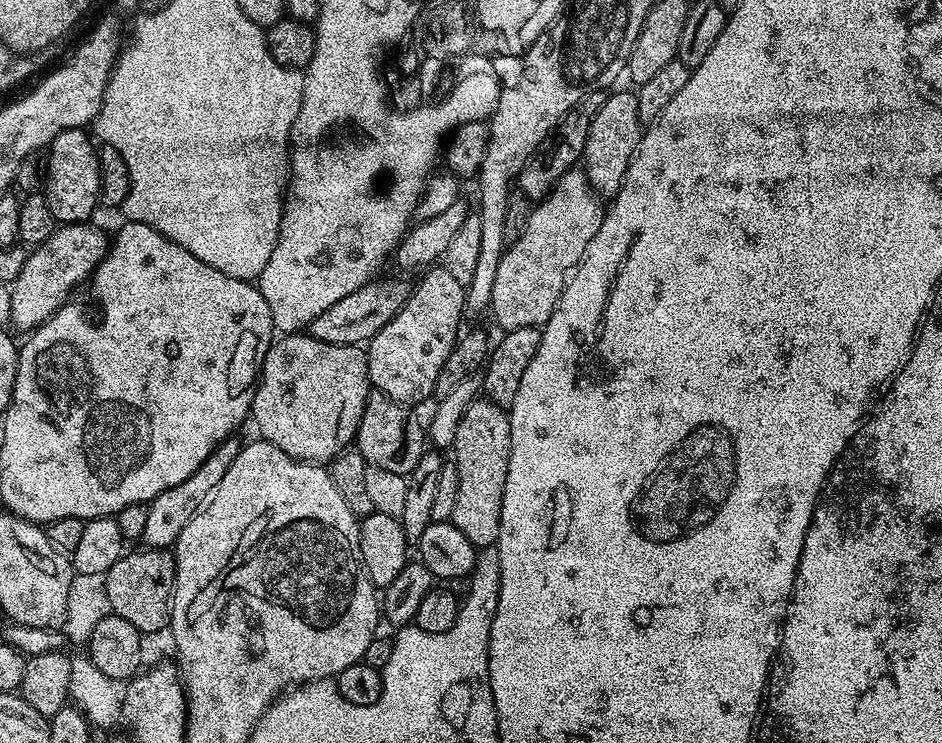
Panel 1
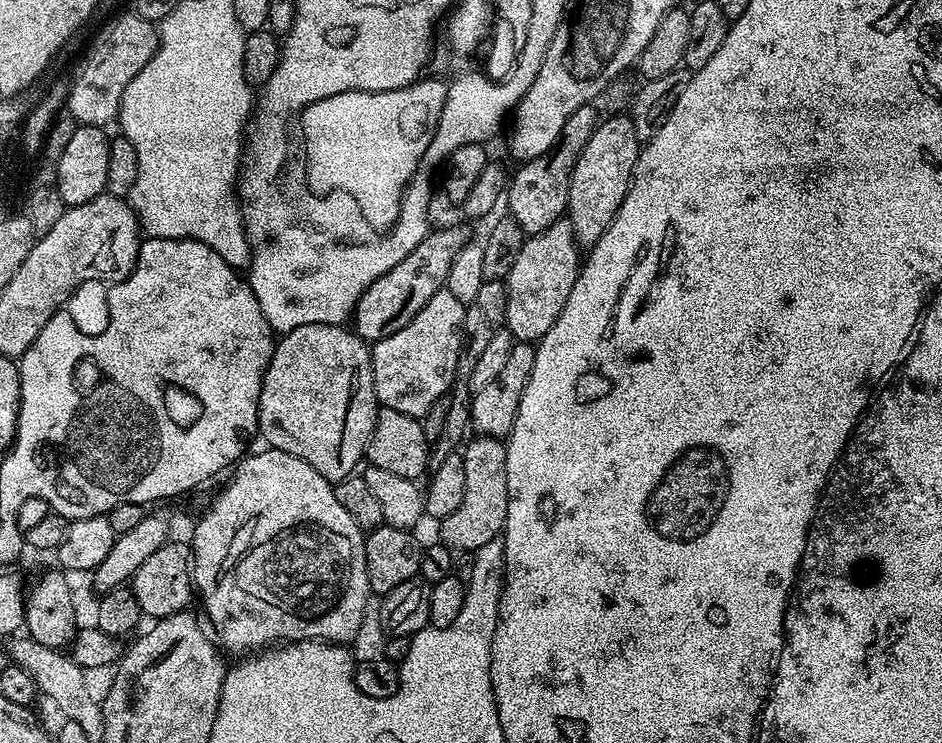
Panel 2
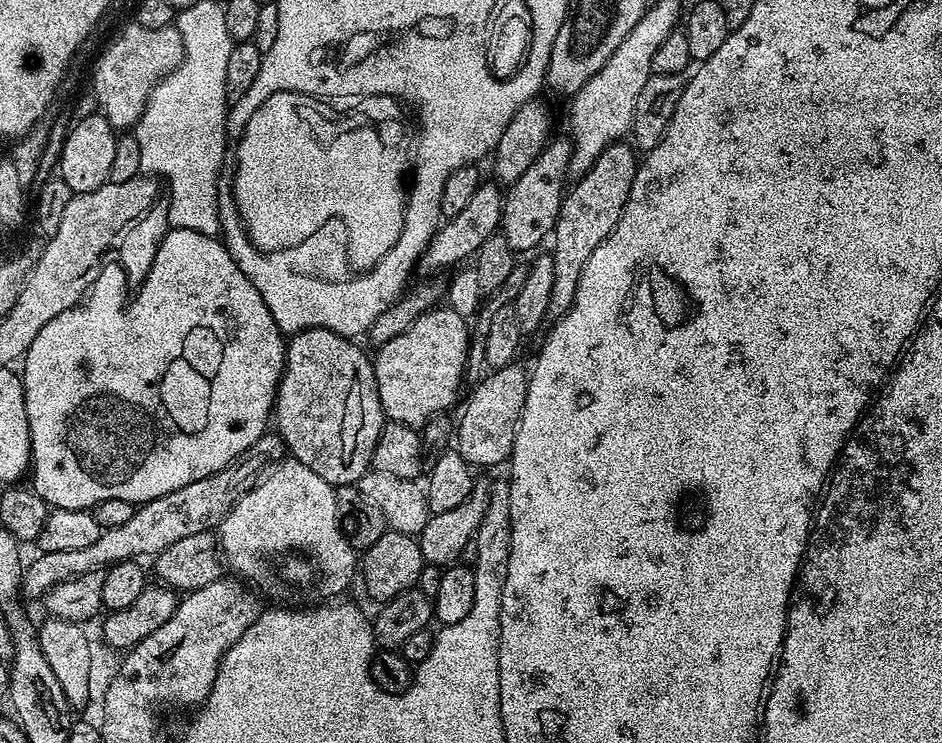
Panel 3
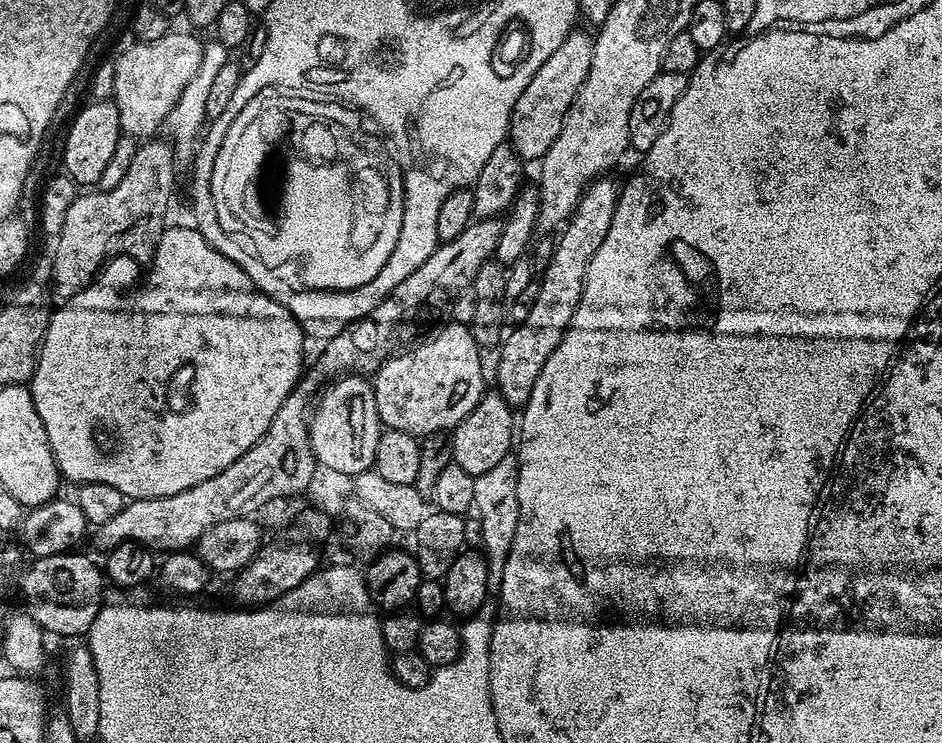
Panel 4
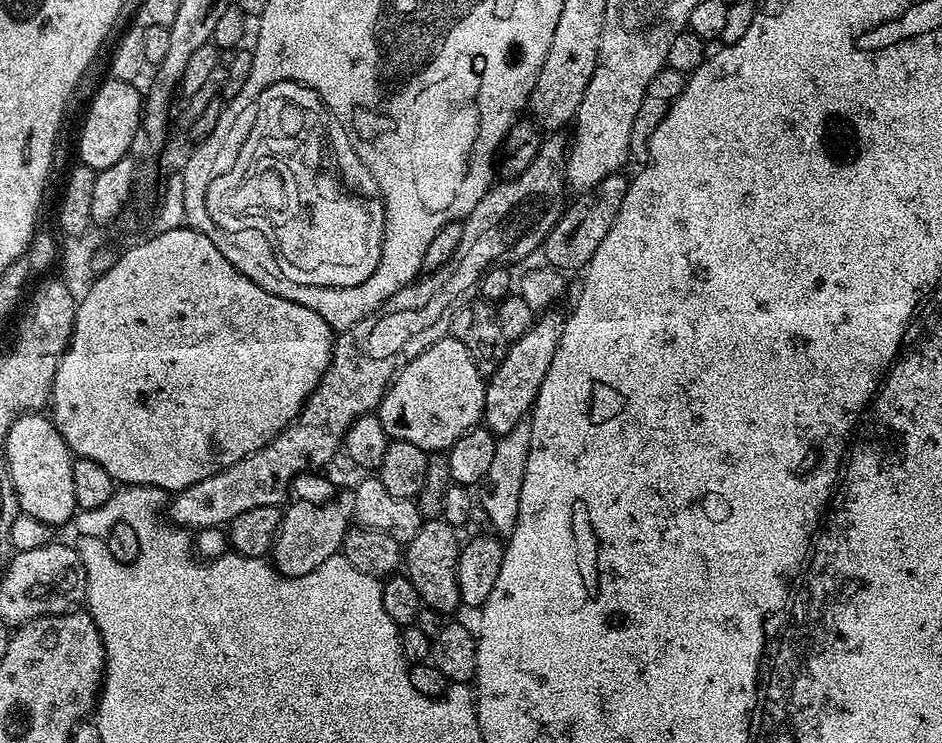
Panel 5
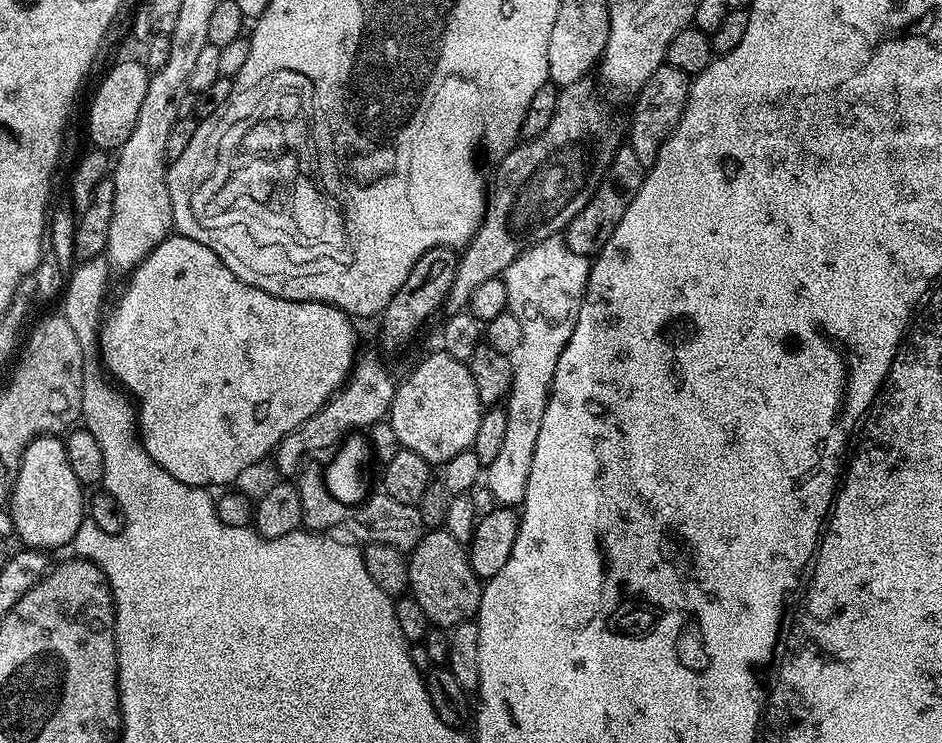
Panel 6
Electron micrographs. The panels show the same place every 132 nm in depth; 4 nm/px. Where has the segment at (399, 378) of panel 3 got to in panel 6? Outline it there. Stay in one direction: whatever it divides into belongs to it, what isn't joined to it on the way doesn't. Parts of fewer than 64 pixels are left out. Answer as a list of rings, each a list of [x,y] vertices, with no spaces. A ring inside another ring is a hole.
[[[443,350],[432,352],[405,380],[396,386],[392,409],[387,421],[394,426],[401,448],[414,454],[422,454],[433,466],[443,466],[454,454],[471,449],[474,434],[478,434],[478,422],[482,405],[478,390],[474,390],[474,378],[467,363],[450,358]]]

